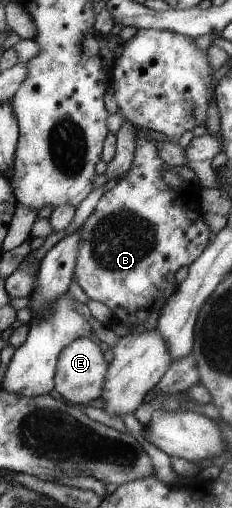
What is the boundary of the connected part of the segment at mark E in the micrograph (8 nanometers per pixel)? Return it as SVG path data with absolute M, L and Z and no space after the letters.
M89 338L74 339L58 353L53 374L54 390L71 405L89 403L100 397L107 368L108 364L96 342Z

